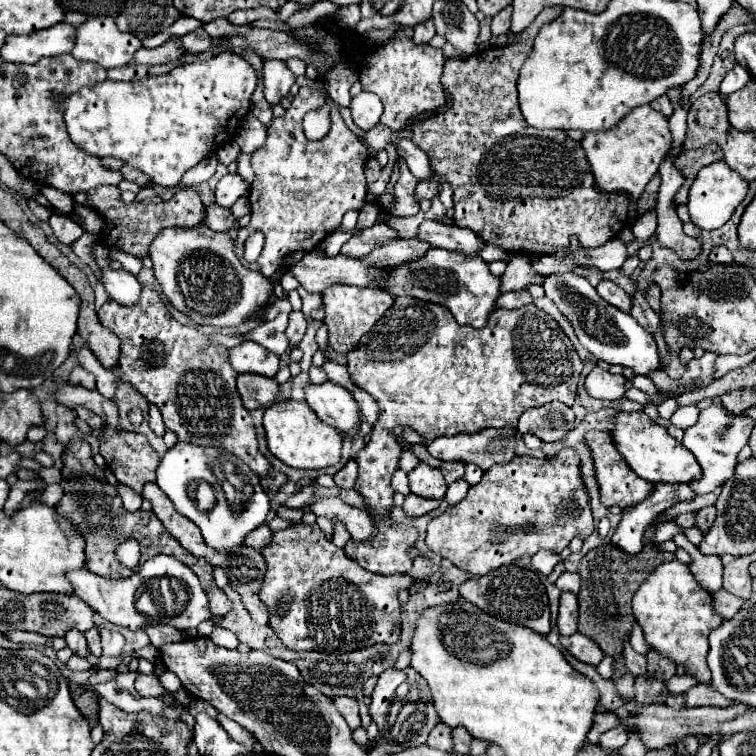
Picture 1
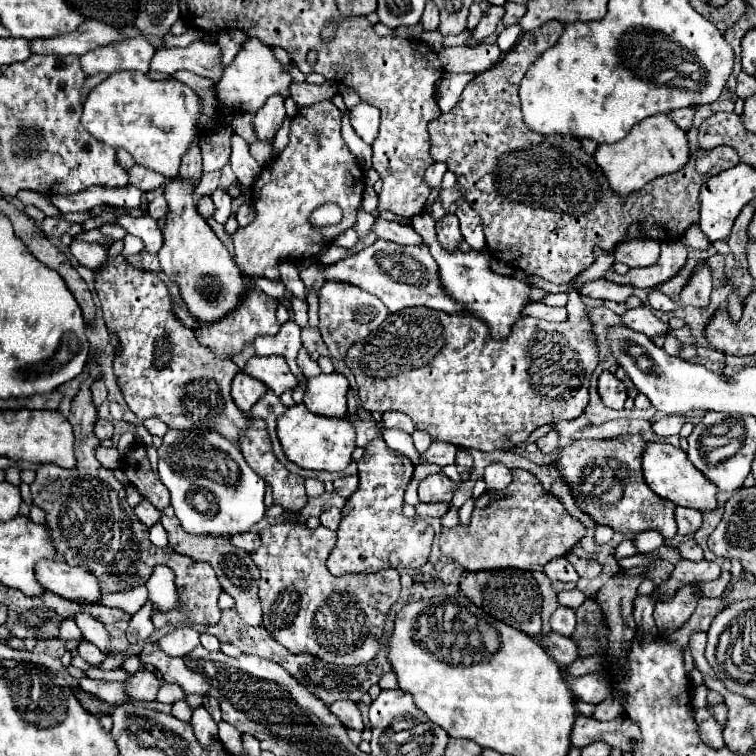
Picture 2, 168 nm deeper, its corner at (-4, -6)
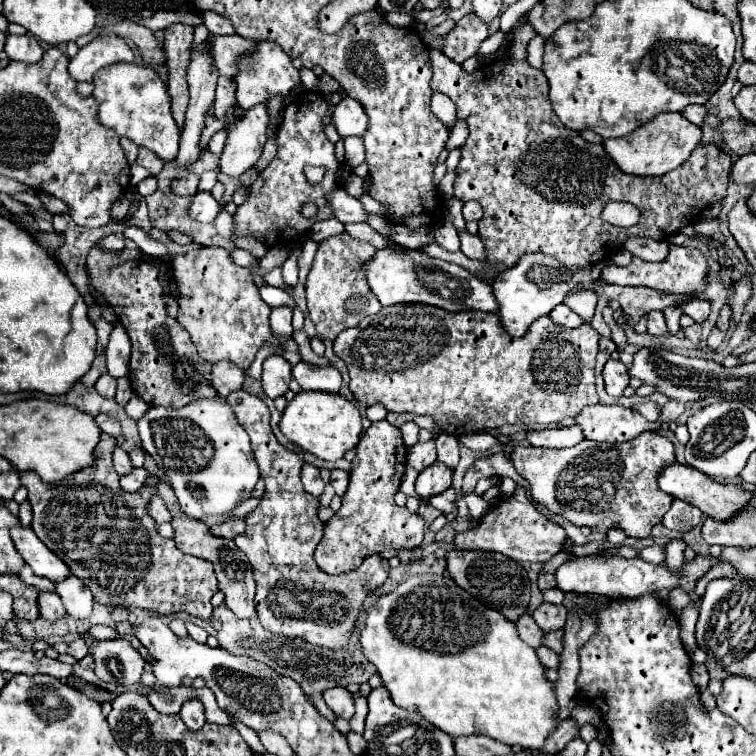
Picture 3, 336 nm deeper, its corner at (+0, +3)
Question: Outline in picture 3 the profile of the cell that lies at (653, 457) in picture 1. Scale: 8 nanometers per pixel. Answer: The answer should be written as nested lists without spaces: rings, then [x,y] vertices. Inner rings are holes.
[[[677,462],[671,464],[669,468],[665,468],[665,472],[659,474],[659,488],[663,492],[671,494],[673,498],[681,498],[683,502],[699,508],[705,516],[709,516],[713,520],[723,520],[723,522],[731,520],[753,498],[753,492],[749,492],[749,490],[743,490],[743,488],[731,486],[731,484],[715,482],[713,478],[705,476],[703,472],[697,472],[691,466],[683,466],[683,464],[677,464]]]

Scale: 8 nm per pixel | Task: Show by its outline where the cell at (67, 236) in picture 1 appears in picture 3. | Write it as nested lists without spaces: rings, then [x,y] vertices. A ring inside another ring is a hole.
[[[93,246],[87,258],[87,274],[93,286],[103,294],[123,294],[113,308],[125,326],[133,350],[131,350],[131,380],[135,394],[151,406],[187,406],[197,398],[215,398],[217,392],[209,384],[211,364],[201,360],[189,332],[181,328],[175,318],[167,316],[163,302],[163,288],[159,284],[159,268],[149,260],[121,260],[117,252],[103,252]]]

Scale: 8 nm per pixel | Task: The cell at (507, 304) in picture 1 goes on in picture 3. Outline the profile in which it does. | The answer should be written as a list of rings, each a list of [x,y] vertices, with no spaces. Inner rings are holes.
[[[557,306],[557,308],[549,314],[549,318],[551,318],[553,322],[565,326],[565,328],[579,328],[579,326],[581,326],[581,318],[579,318],[571,308],[567,308],[567,306]]]

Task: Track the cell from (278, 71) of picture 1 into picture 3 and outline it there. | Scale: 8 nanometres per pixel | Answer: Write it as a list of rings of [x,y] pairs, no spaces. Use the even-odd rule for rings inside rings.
[[[257,104],[251,110],[247,110],[243,120],[239,120],[229,132],[219,160],[219,172],[237,178],[245,170],[255,166],[267,140],[267,122],[269,114],[265,104]]]

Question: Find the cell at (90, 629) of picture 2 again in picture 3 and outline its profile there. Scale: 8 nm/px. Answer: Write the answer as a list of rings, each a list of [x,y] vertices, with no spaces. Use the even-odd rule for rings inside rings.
[[[69,574],[65,580],[55,582],[55,592],[61,596],[67,614],[73,618],[87,618],[91,614],[93,594],[75,574]]]

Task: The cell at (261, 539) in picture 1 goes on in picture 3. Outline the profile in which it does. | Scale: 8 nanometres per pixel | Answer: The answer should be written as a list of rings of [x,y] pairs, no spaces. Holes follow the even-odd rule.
[[[229,518],[217,526],[211,526],[209,530],[213,536],[219,536],[219,538],[235,538],[245,532],[245,522],[241,518]]]

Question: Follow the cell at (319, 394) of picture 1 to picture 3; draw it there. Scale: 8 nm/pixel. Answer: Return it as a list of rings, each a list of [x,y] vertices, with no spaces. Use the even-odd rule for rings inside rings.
[[[301,360],[291,370],[293,378],[301,384],[303,390],[319,390],[335,394],[341,388],[341,374],[333,366],[313,366]]]

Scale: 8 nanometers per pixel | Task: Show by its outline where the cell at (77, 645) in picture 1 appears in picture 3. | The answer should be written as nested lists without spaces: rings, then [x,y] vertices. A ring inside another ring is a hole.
[[[41,590],[39,596],[37,596],[37,604],[39,604],[41,618],[45,618],[49,622],[55,622],[55,620],[59,620],[59,618],[65,616],[65,608],[61,604],[61,598],[55,592]]]

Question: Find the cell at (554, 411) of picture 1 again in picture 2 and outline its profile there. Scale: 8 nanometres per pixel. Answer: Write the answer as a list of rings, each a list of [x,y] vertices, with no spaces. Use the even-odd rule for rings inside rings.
[[[553,429],[553,431],[549,431],[545,437],[537,439],[535,443],[537,443],[537,447],[539,447],[541,453],[551,453],[551,451],[555,451],[557,445],[559,445],[559,433]]]

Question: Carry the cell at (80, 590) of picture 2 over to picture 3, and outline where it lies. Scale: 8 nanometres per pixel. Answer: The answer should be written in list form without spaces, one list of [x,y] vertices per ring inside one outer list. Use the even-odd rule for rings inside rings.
[[[29,526],[11,528],[11,540],[21,554],[21,558],[33,568],[37,576],[49,578],[49,580],[63,580],[69,574],[67,564],[57,558],[37,536]]]

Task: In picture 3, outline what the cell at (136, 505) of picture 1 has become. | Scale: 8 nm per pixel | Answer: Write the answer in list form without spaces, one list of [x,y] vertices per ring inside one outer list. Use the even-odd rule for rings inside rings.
[[[155,496],[155,498],[151,500],[151,504],[149,504],[149,514],[153,516],[153,520],[155,520],[157,524],[171,522],[171,514],[169,514],[169,510],[165,508],[165,502],[163,502],[159,496]]]

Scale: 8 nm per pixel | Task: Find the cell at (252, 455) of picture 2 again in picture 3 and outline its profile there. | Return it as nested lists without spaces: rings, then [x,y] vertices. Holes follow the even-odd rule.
[[[237,390],[231,392],[227,402],[251,438],[255,462],[265,482],[265,494],[261,496],[259,506],[245,516],[245,532],[235,538],[235,544],[249,558],[257,580],[257,616],[273,634],[299,636],[309,644],[327,648],[347,648],[359,608],[371,590],[387,580],[389,564],[379,554],[373,554],[353,572],[337,576],[325,574],[313,558],[313,550],[323,538],[325,524],[317,516],[321,508],[319,498],[305,492],[301,484],[303,456],[277,442],[269,424],[269,408],[261,398]]]

